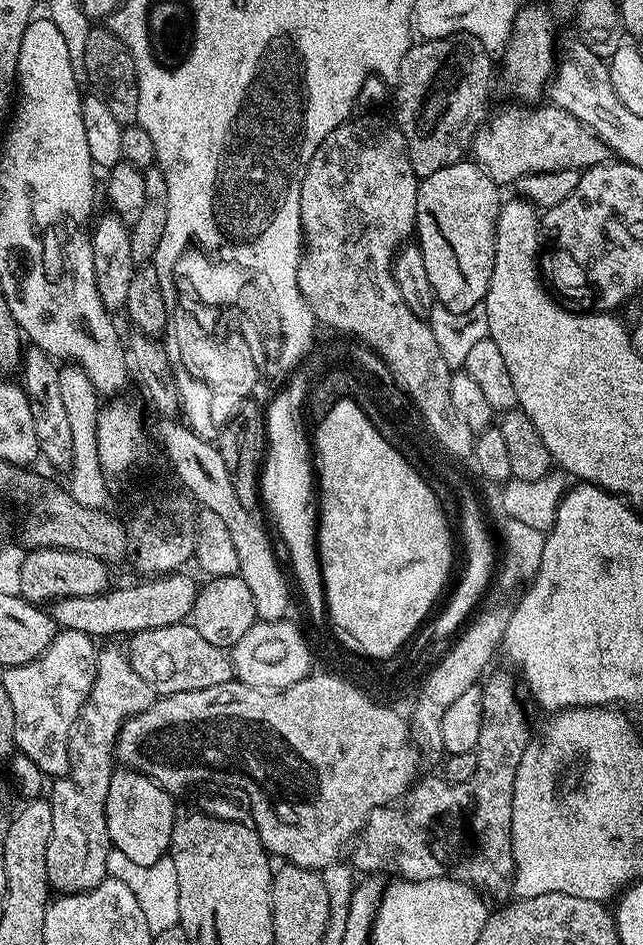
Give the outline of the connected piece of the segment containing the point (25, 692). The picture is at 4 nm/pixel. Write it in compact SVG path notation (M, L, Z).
M65 628L57 631L54 642L50 642L47 650L41 654L34 662L26 662L22 666L14 666L13 668L4 668L2 674L2 683L6 688L7 694L10 696L11 705L14 706L14 740L15 747L21 753L27 755L30 760L36 763L38 770L40 770L45 777L59 778L68 771L68 739L70 738L70 730L74 726L74 722L78 718L78 714L82 710L82 706L86 702L86 698L90 694L90 688L94 686L94 678L96 677L96 653L98 651L98 644L93 637L82 634L78 630L66 630Z

